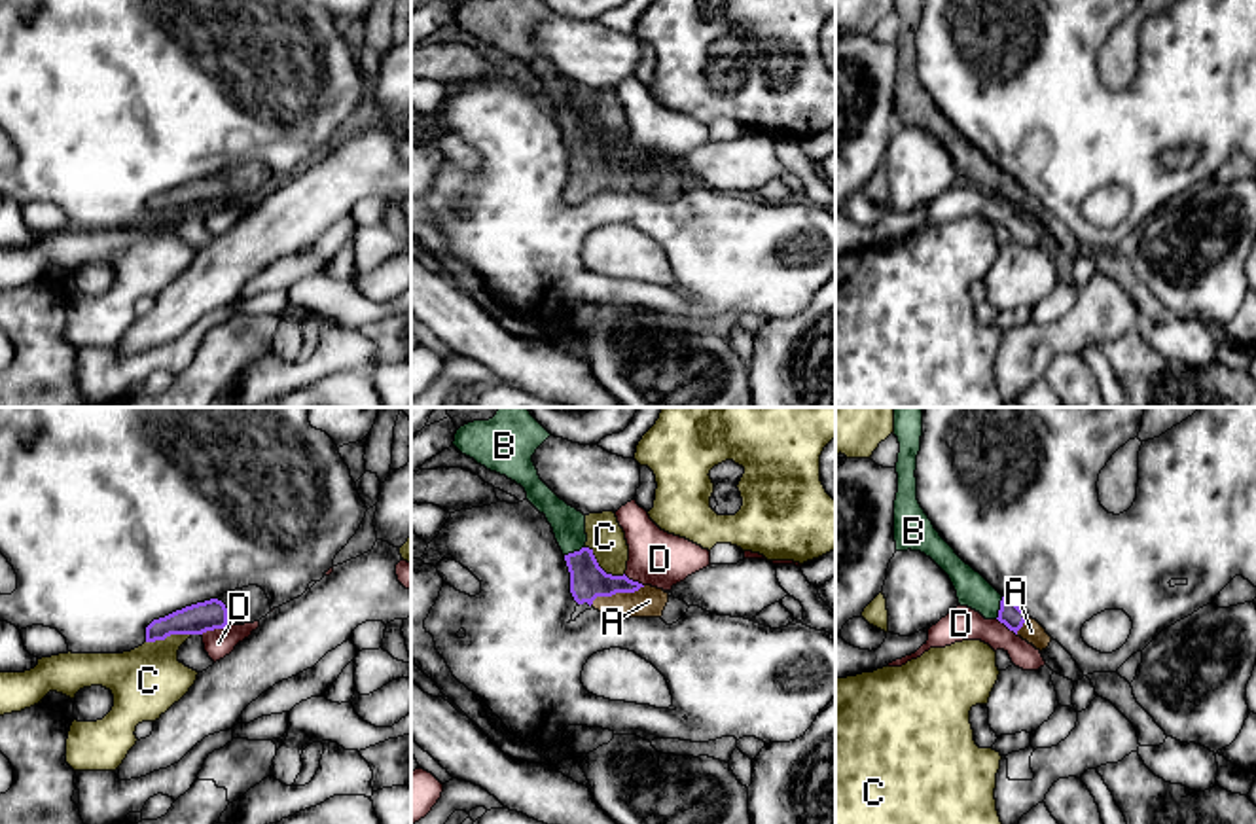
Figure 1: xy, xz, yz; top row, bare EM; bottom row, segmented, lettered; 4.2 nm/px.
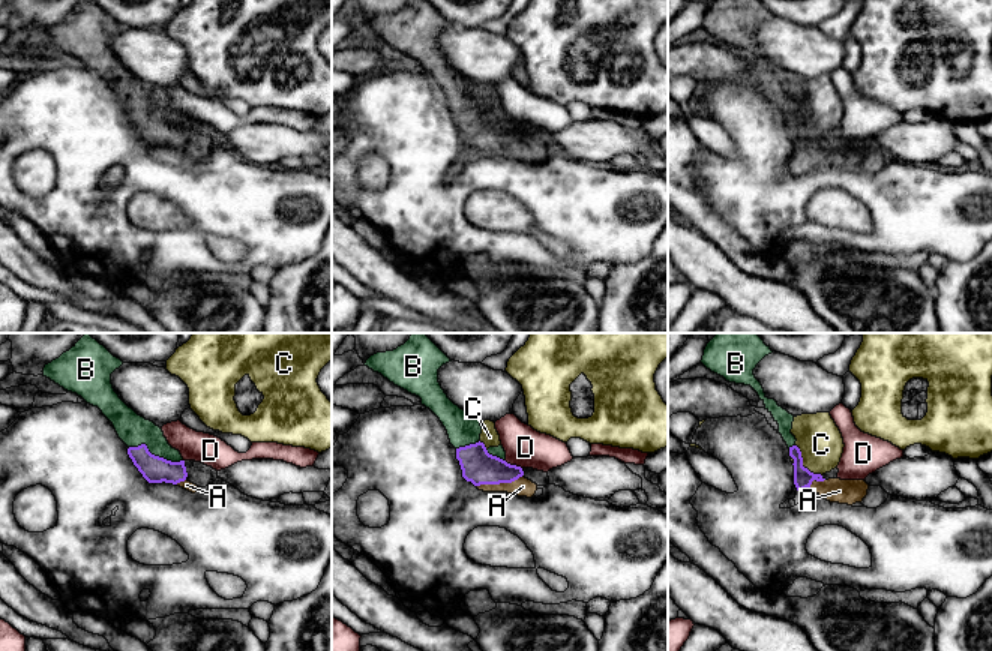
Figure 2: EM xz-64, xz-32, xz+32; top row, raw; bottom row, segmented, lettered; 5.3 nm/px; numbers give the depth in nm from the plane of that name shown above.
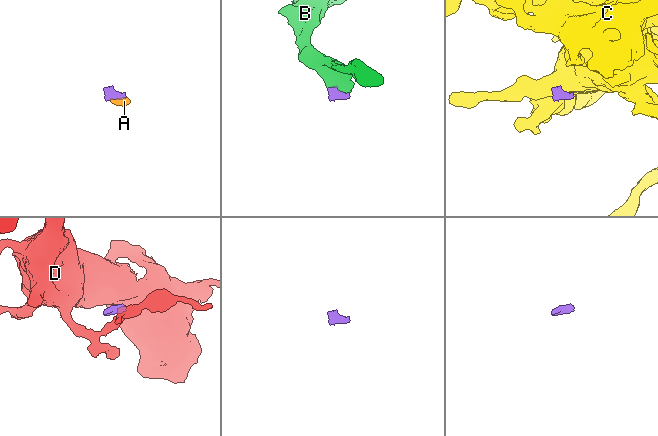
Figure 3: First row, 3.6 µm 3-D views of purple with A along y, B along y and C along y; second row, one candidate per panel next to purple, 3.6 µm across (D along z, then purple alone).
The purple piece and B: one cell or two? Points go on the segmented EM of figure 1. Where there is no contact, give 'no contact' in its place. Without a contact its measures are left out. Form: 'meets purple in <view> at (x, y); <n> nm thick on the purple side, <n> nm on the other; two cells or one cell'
meets purple in yz at (1001, 609); 100 nm thick on the purple side, 140 nm on the other; one cell

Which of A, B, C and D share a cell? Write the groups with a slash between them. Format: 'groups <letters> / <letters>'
groups A B / C / D

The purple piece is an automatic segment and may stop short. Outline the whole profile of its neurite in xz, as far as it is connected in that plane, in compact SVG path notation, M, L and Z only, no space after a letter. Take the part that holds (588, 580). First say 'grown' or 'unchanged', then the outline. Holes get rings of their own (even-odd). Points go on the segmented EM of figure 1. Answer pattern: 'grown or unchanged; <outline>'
grown; M498 407L496 415L489 421L474 421L460 426L455 434L453 445L466 457L491 472L506 475L521 485L527 493L527 500L546 515L553 528L555 540L565 555L570 572L570 593L578 604L587 602L599 612L608 612L618 618L661 618L669 602L669 593L663 589L642 585L623 576L606 574L593 549L585 546L585 515L576 508L561 500L538 475L532 462L536 449L551 434L530 415L527 407Z

